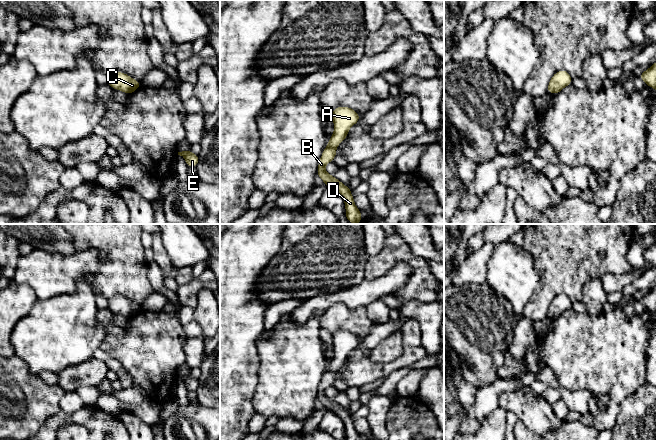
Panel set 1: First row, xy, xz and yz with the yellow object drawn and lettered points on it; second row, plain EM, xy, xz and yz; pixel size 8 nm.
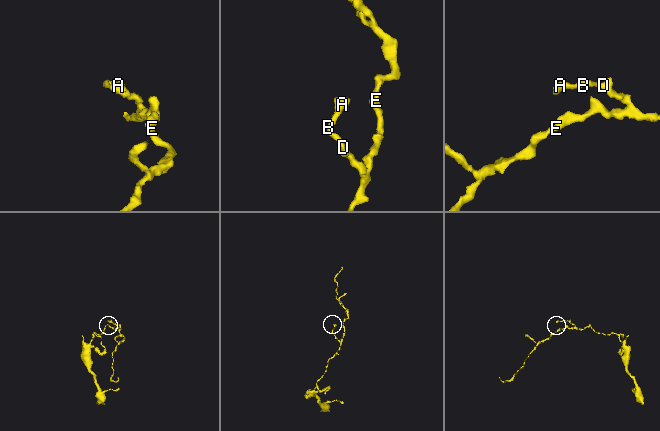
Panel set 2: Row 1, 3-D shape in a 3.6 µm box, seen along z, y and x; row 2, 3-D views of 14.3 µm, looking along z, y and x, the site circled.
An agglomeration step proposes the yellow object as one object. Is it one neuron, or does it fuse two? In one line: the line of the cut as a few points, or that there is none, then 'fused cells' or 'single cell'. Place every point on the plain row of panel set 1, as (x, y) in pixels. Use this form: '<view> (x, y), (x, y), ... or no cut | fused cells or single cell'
no cut | single cell

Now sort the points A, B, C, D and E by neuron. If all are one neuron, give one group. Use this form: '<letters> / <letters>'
A B C D E

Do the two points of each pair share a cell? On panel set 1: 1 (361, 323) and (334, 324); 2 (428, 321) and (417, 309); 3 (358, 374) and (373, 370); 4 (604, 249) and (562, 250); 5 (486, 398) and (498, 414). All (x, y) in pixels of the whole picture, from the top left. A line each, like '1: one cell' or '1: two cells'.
1: one cell
2: one cell
3: one cell
4: one cell
5: two cells

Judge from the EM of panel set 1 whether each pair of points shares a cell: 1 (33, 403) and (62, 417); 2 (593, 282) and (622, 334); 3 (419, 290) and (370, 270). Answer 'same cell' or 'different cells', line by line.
1: different cells
2: different cells
3: same cell

